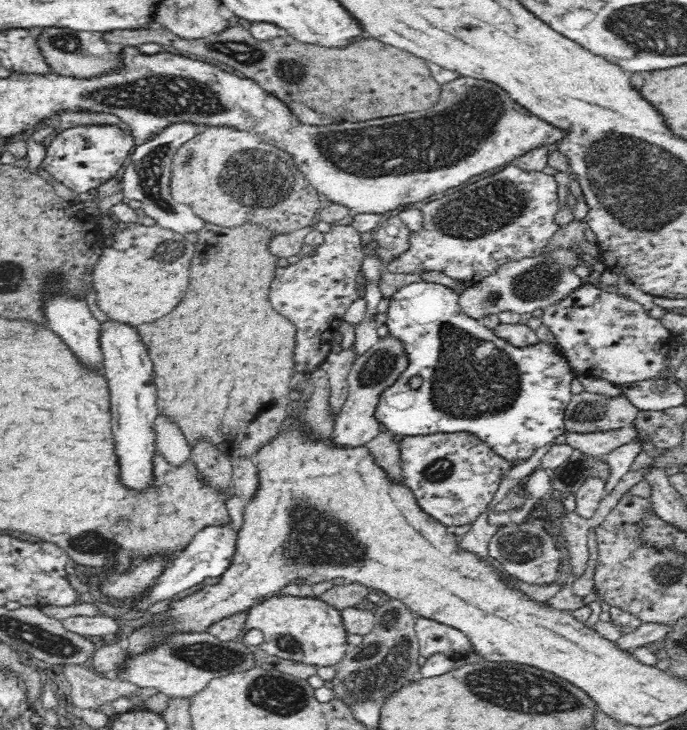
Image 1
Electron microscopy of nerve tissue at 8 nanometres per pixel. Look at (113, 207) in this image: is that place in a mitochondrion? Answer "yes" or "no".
no

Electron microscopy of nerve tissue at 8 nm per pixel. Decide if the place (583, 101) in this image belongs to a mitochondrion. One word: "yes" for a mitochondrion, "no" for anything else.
no

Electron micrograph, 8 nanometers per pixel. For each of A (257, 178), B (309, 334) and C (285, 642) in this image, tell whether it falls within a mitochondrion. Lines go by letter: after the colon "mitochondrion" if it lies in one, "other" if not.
A: mitochondrion
B: other
C: mitochondrion

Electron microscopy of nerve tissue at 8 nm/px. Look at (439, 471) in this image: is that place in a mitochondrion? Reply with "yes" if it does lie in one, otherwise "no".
yes

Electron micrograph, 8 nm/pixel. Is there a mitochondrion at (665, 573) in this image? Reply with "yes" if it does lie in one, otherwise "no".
yes

